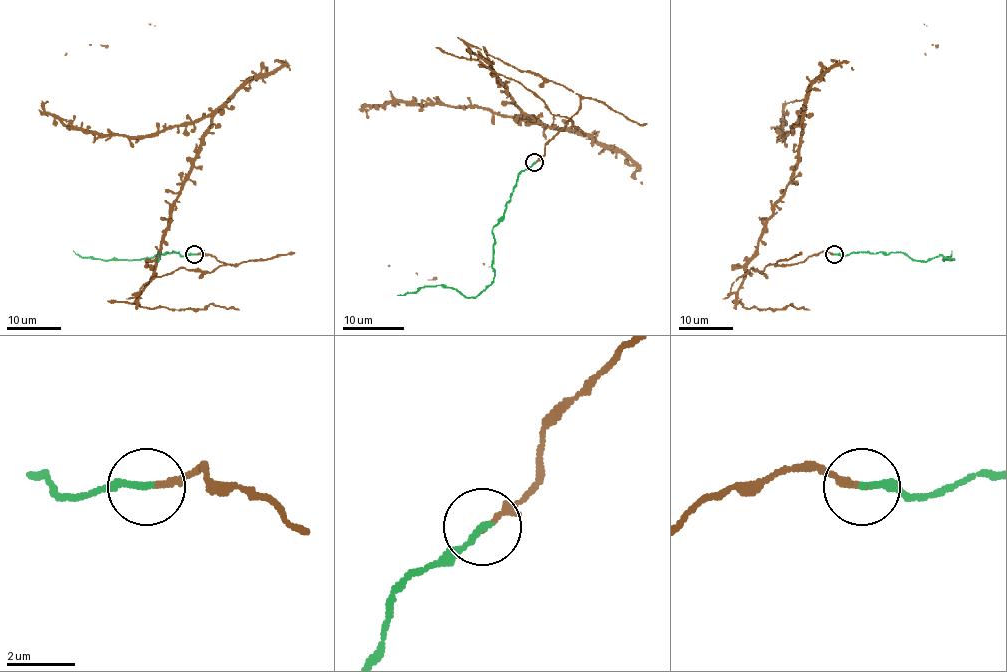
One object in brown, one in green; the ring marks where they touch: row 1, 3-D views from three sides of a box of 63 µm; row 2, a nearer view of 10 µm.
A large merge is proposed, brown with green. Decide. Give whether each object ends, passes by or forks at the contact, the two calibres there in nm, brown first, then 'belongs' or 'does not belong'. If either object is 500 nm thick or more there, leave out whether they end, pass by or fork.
brown ends there; green ends there; 120 nm thick on the brown side, 190 nm on the other; belongs

